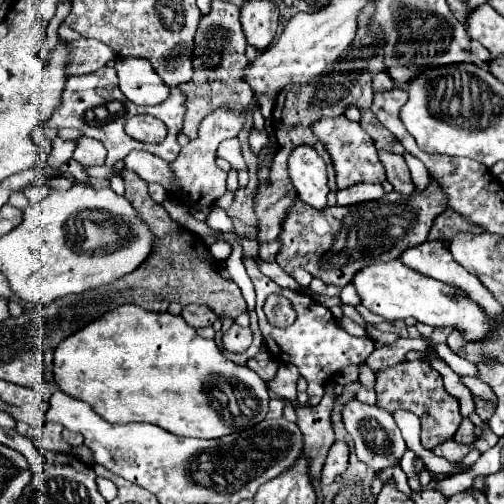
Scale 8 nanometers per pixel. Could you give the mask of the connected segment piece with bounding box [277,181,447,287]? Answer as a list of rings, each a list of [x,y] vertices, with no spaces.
[[[431,181],[425,193],[413,193],[411,197],[393,191],[379,201],[349,207],[335,205],[323,211],[297,199],[297,205],[291,209],[279,235],[281,251],[277,263],[287,273],[303,267],[329,285],[345,287],[365,265],[399,259],[403,249],[425,243],[435,217],[445,211],[445,203],[447,199],[435,181]]]

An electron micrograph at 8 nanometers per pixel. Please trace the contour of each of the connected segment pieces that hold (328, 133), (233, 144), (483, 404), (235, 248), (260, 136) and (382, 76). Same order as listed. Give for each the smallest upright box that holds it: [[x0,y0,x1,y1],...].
[[313,115,385,189],[217,137,247,171],[473,395,495,425],[225,244,256,311],[249,127,267,155],[373,71,395,93]]

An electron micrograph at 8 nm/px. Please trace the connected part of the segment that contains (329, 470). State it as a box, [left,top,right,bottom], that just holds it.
[321,441,349,485]

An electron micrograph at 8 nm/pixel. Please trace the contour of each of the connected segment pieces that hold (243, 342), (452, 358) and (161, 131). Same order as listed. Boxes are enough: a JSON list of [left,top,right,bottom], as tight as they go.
[[223,323,253,353],[429,339,477,377],[125,115,165,135]]

